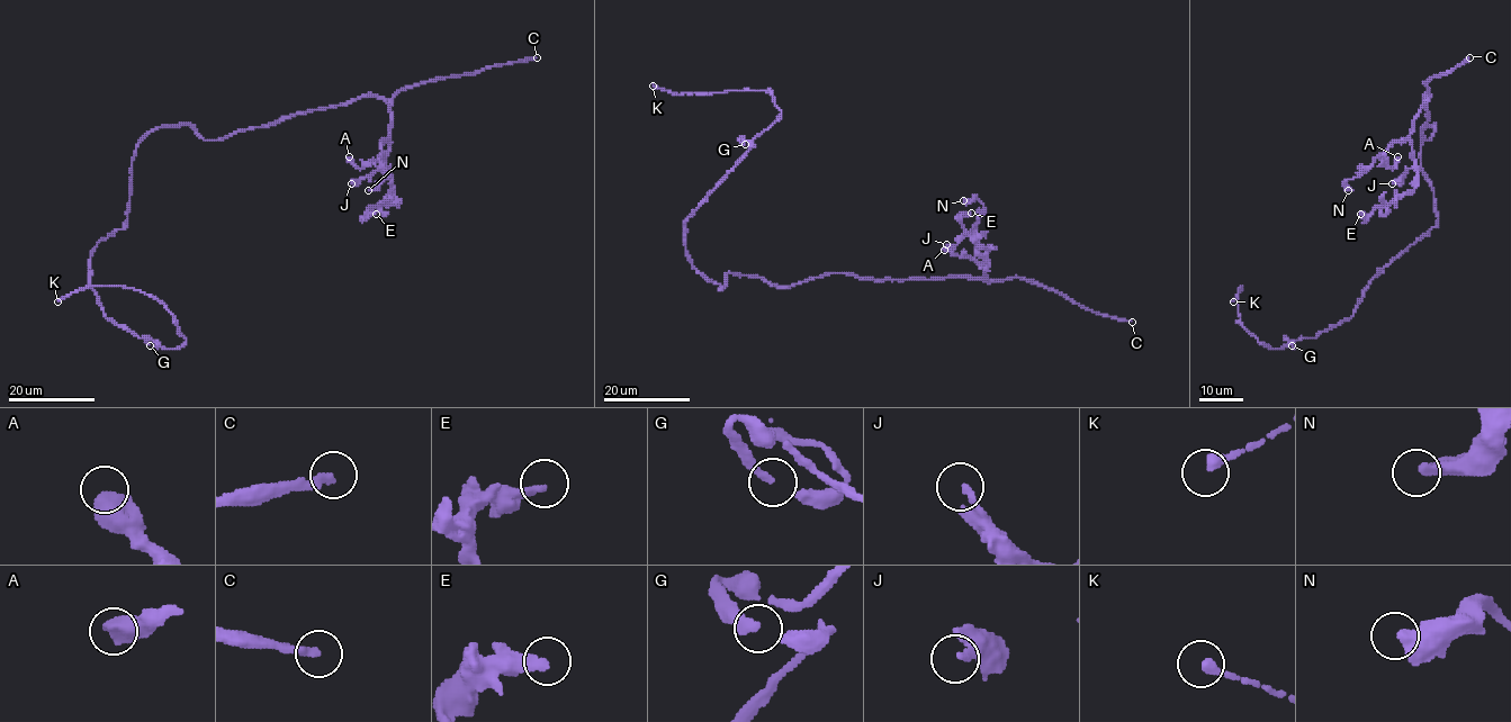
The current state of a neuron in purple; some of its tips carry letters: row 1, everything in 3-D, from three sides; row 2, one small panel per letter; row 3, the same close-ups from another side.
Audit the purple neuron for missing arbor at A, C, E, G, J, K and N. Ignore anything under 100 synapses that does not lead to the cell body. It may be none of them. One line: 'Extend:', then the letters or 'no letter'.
Extend: C

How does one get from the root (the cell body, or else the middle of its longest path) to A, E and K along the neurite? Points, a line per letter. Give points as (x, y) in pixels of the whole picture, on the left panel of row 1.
A: (131, 177), (136, 145), (162, 126), (218, 140), (380, 96), (390, 114), (381, 155), (362, 168), (349, 156)
E: (131, 177), (136, 145), (162, 126), (218, 140), (380, 96), (396, 200), (376, 214)
K: (131, 177), (127, 225), (93, 250), (91, 287), (138, 337), (186, 343), (140, 290), (93, 285), (57, 301)

